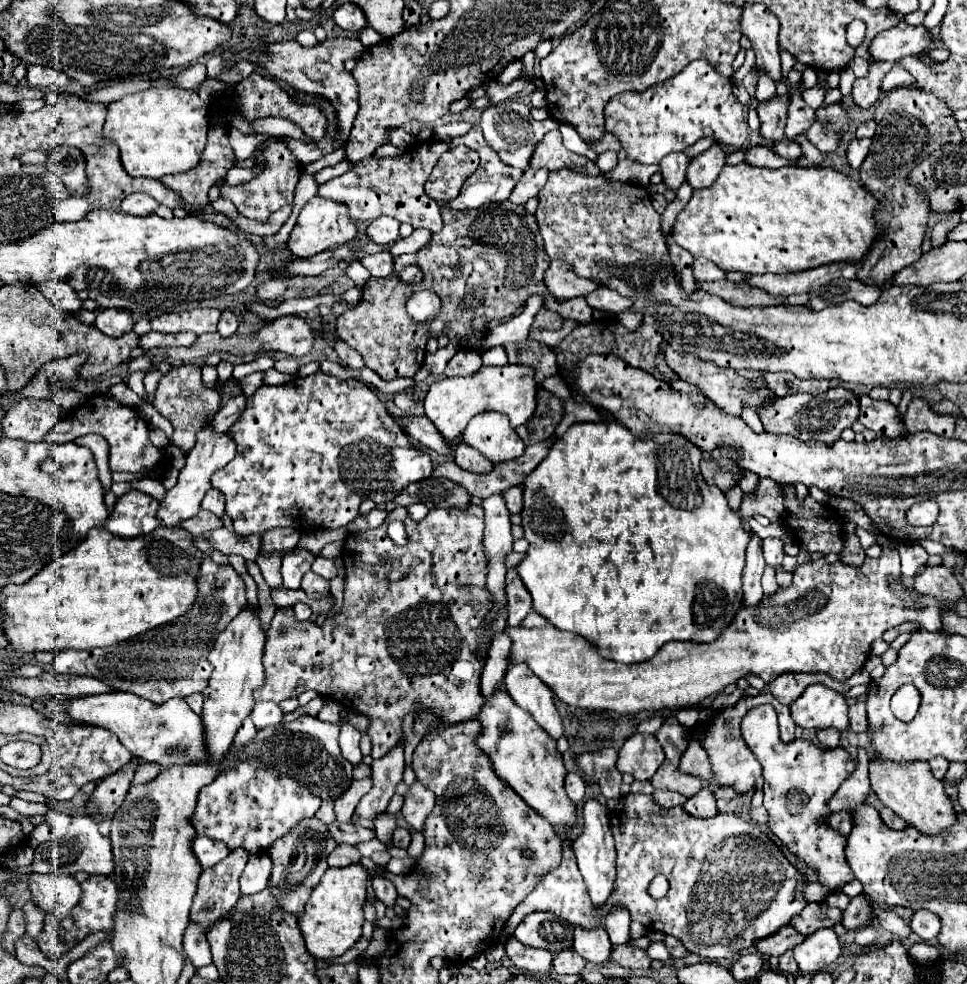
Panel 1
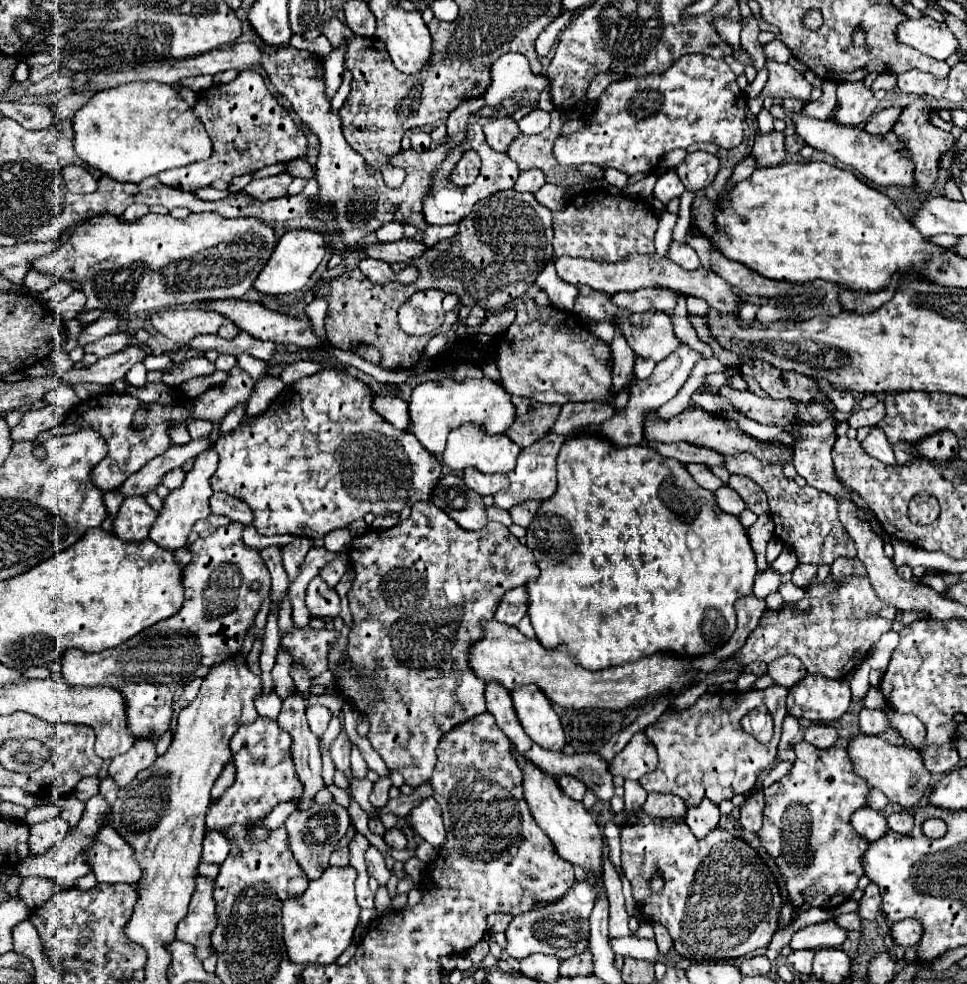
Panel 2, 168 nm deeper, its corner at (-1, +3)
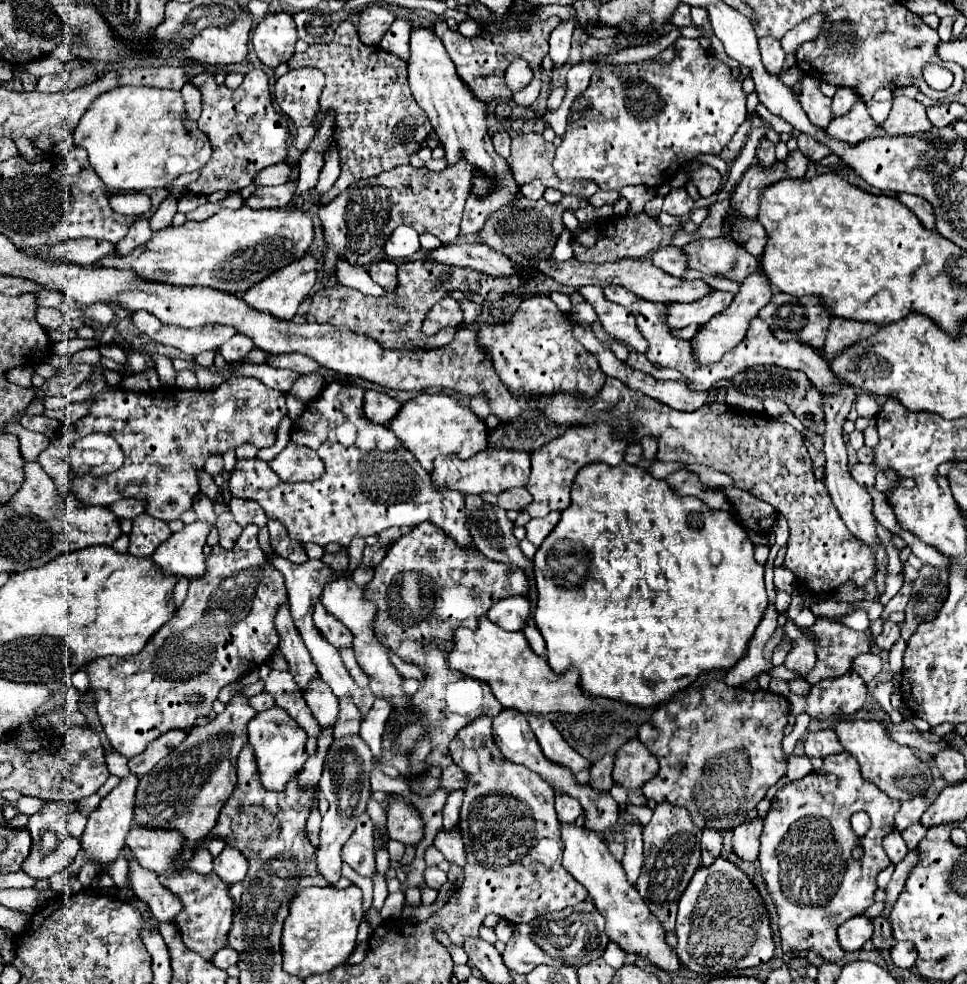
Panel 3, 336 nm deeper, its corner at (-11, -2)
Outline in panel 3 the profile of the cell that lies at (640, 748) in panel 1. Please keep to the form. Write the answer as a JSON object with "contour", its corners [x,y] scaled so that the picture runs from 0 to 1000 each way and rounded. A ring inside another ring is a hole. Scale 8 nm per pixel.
{"contour":[[[654,750],[637,764],[633,791],[645,801],[664,801],[680,787],[680,780],[678,768],[660,750]]]}

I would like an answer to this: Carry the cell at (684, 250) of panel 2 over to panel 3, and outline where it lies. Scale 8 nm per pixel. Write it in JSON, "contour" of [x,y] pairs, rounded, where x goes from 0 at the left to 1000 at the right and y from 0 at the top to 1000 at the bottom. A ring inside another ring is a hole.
{"contour":[[[685,250],[674,258],[674,266],[689,274],[695,280],[707,280],[714,272],[711,272],[711,260],[707,258],[705,252],[699,250]]]}

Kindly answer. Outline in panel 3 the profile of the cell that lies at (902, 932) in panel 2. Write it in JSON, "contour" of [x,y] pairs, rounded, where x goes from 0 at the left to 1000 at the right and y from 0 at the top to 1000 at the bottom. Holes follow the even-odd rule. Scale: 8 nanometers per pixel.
{"contour":[[[927,957],[920,972],[929,984],[943,984],[947,978],[947,963],[943,957]]]}

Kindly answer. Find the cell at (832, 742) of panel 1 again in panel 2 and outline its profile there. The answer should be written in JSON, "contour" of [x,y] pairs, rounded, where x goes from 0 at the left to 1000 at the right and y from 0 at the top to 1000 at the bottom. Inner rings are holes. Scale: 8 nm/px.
{"contour":[[[840,737],[831,743],[831,753],[840,755],[846,761],[856,761],[865,755],[867,743],[858,737]]]}

